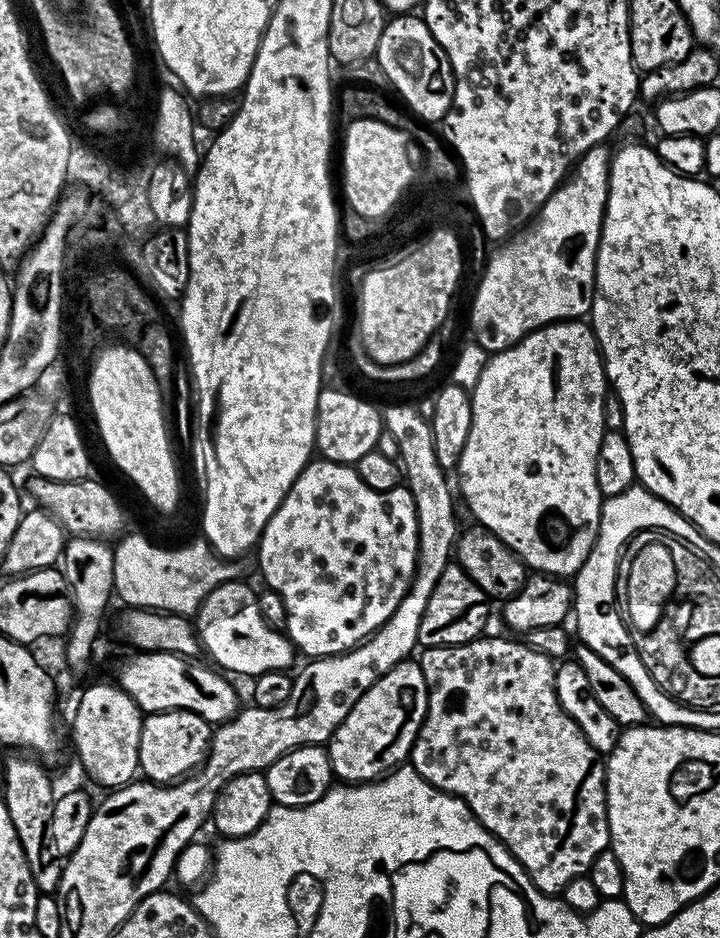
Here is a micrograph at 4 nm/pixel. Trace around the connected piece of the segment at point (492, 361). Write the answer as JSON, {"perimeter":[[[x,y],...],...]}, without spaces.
{"perimeter":[[[576,318],[553,322],[545,324],[543,328],[538,328],[535,332],[528,333],[517,344],[489,355],[487,359],[488,365],[481,370],[480,377],[476,380],[476,389],[471,389],[470,392],[472,425],[458,465],[460,492],[464,495],[469,510],[480,519],[477,521],[493,532],[503,544],[510,546],[529,569],[557,578],[575,577],[595,545],[596,535],[600,529],[600,509],[602,507],[602,497],[598,490],[598,478],[596,477],[596,463],[598,462],[598,446],[602,446],[602,438],[606,431],[604,400],[610,395],[610,385],[608,375],[604,373],[604,357],[600,354],[596,333],[587,323]]]}

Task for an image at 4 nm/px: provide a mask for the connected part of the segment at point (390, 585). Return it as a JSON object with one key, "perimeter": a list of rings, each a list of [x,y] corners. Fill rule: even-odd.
{"perimeter":[[[313,458],[308,465],[298,474],[298,478],[290,486],[284,501],[278,506],[278,510],[266,522],[264,532],[258,541],[258,553],[260,552],[260,576],[280,595],[284,603],[283,631],[292,642],[292,647],[304,658],[318,656],[338,656],[342,652],[348,652],[367,640],[373,632],[376,632],[398,610],[398,602],[407,594],[412,584],[412,575],[416,569],[416,551],[418,550],[418,522],[416,521],[416,507],[412,505],[412,495],[407,487],[401,486],[389,492],[370,490],[366,482],[356,473],[355,467],[350,464],[336,464],[332,460]]]}

